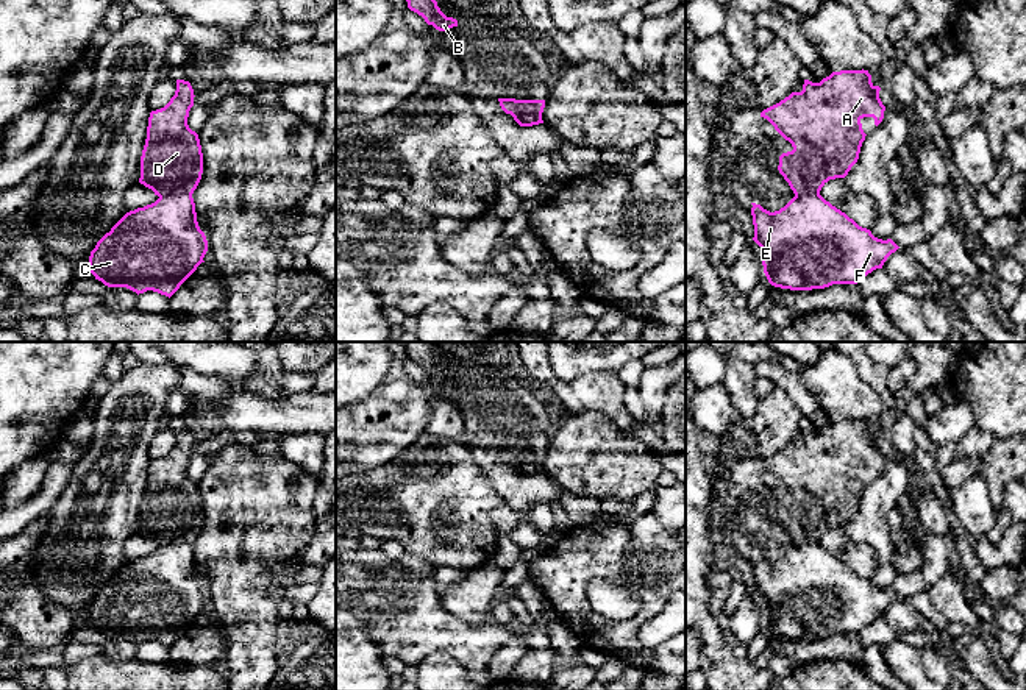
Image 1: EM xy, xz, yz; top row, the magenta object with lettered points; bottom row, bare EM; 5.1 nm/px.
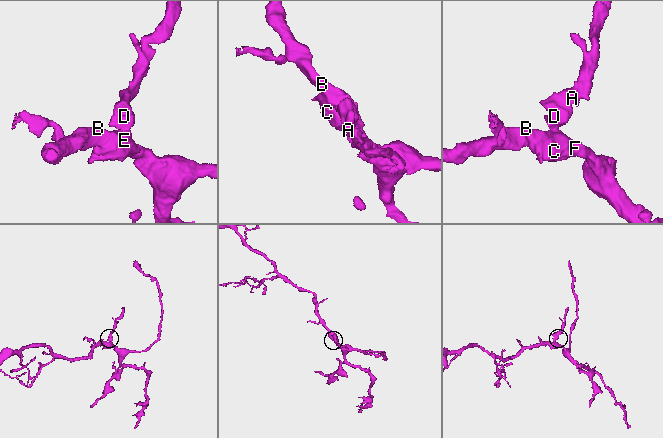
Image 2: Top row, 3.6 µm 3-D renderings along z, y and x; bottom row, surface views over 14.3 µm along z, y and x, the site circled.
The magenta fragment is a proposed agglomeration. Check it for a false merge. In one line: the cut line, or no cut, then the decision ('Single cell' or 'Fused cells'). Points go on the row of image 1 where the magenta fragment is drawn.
Split along xz (514, 117), (527, 110), (533, 110), (541, 119). Fused cells

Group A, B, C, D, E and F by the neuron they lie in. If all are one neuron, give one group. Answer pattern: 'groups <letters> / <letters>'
groups A D / B C E F

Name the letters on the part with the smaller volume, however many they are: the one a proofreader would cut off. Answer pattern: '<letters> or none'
A, D

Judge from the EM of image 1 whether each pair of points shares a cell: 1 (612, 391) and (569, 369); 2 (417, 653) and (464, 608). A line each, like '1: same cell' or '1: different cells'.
1: different cells
2: different cells

